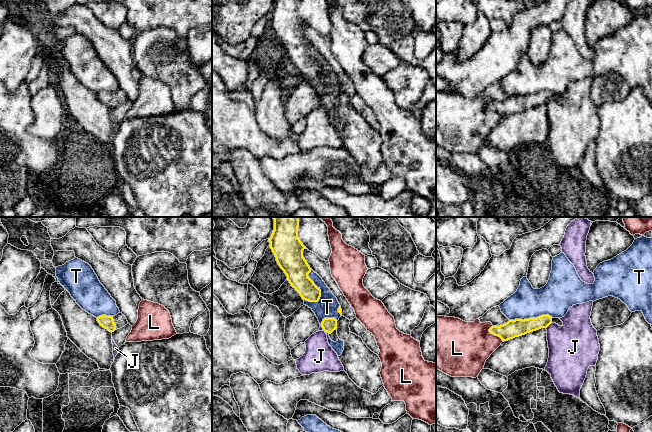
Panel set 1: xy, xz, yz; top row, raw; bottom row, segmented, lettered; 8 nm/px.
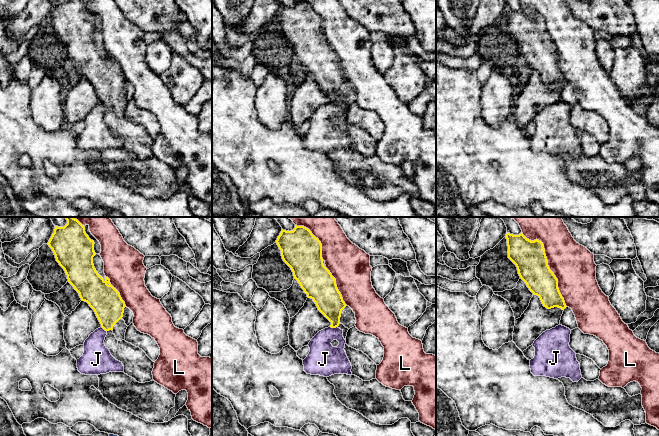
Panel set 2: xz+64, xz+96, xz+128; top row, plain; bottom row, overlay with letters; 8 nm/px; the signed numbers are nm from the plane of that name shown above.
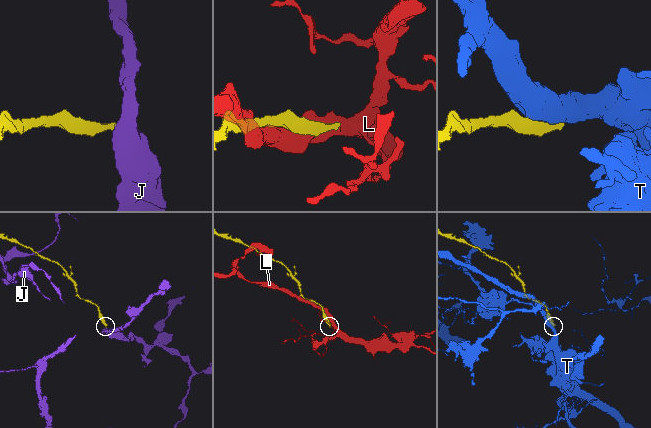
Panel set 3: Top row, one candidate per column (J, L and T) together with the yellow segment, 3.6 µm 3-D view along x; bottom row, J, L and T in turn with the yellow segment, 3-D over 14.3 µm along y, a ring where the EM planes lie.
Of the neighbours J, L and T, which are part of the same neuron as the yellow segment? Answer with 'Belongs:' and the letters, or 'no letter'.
Belongs: no letter

